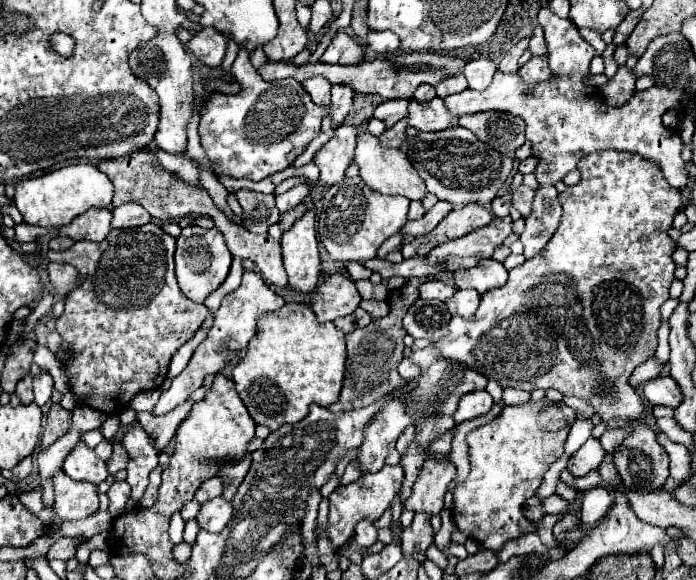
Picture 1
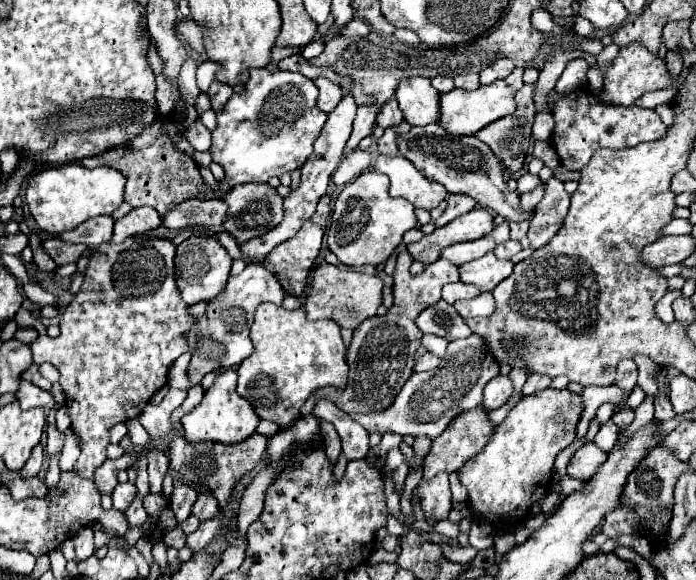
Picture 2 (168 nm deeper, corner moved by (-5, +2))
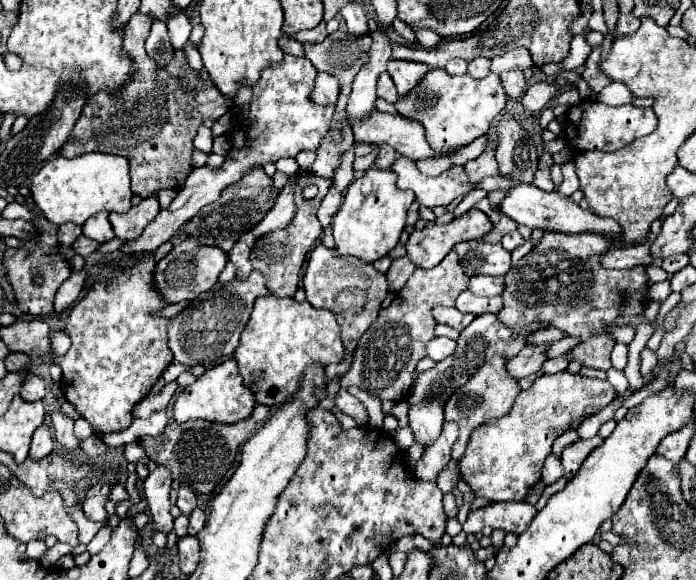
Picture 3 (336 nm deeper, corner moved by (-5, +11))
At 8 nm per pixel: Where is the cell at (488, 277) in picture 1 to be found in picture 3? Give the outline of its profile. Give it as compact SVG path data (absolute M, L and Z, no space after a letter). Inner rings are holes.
M471 240L455 244L453 250L457 252L463 272L467 276L505 276L511 268L511 254L501 244Z

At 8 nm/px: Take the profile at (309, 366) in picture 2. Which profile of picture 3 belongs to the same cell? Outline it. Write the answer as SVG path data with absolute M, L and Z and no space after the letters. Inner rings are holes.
M267 294L255 300L251 318L241 334L241 344L235 350L235 360L243 384L255 394L255 400L265 406L281 406L299 390L299 378L309 364L337 364L343 360L343 354L339 324L335 324L331 312L313 308L309 302L299 304L293 298Z

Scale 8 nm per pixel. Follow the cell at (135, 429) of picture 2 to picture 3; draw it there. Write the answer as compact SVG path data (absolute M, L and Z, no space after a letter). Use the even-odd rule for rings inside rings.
M169 414L167 428L159 436L141 438L139 444L143 446L147 458L151 458L159 466L165 466L171 472L171 478L177 480L181 486L191 488L199 494L211 494L233 466L239 446L245 444L245 440L255 434L255 430L257 424L253 418L235 424L219 424L219 422L203 422L203 420L177 424Z

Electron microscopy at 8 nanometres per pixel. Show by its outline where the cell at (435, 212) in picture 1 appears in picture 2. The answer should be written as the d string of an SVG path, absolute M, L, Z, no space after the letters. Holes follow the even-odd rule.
M449 195L449 203L447 203L445 213L439 219L435 219L433 223L435 223L435 227L443 227L449 221L453 221L455 217L459 217L459 215L475 209L475 205L477 203L471 197L467 197L467 195Z

